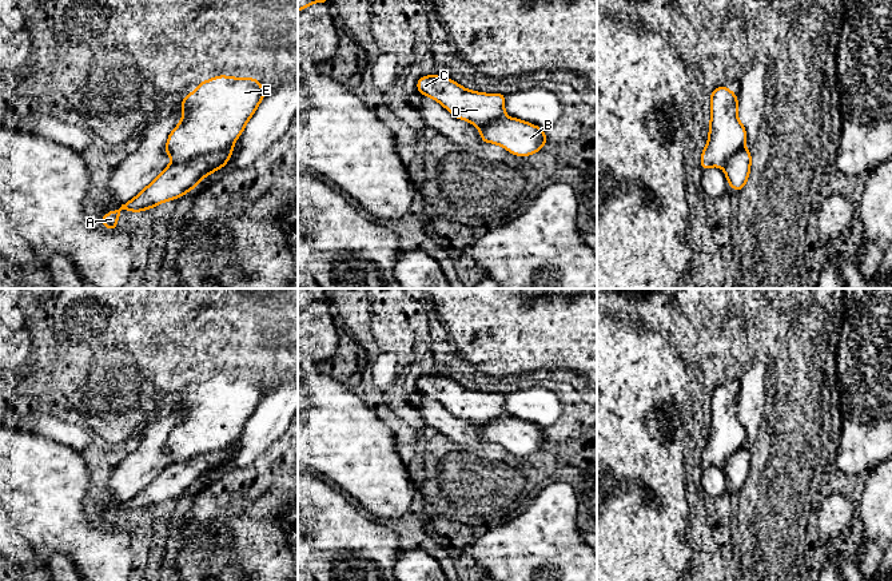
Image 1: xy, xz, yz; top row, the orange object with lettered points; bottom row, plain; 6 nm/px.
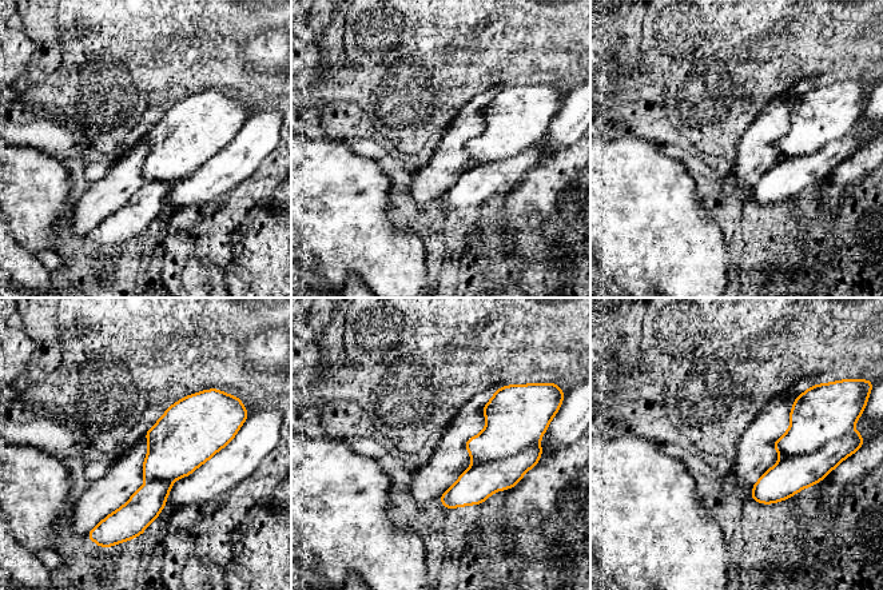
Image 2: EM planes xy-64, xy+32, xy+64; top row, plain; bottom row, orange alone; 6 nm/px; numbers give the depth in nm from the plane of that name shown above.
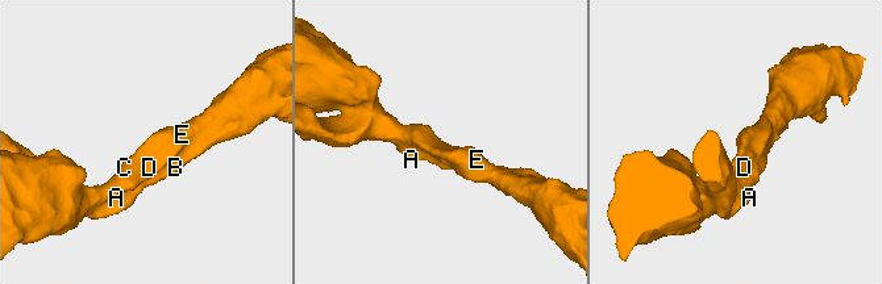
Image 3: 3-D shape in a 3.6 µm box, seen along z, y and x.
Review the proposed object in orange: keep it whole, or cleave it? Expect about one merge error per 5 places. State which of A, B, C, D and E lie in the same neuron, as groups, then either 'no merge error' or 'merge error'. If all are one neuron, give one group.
groups A B C D E; no merge error

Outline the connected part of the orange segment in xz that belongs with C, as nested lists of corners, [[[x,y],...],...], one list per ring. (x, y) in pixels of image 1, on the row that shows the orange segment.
[[[437,75],[419,77],[417,88],[457,119],[474,124],[482,142],[501,146],[515,156],[539,152],[549,142],[541,127],[506,116],[506,96],[502,93],[470,91],[449,77]]]

